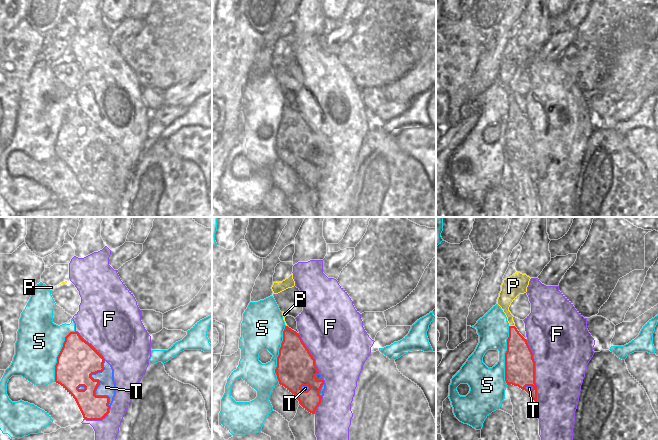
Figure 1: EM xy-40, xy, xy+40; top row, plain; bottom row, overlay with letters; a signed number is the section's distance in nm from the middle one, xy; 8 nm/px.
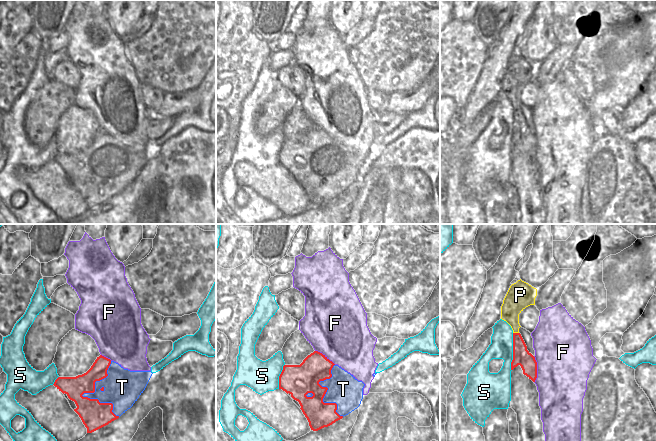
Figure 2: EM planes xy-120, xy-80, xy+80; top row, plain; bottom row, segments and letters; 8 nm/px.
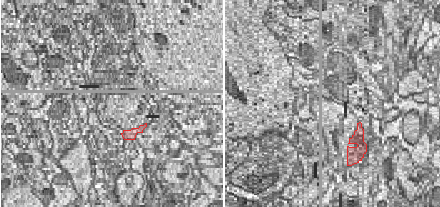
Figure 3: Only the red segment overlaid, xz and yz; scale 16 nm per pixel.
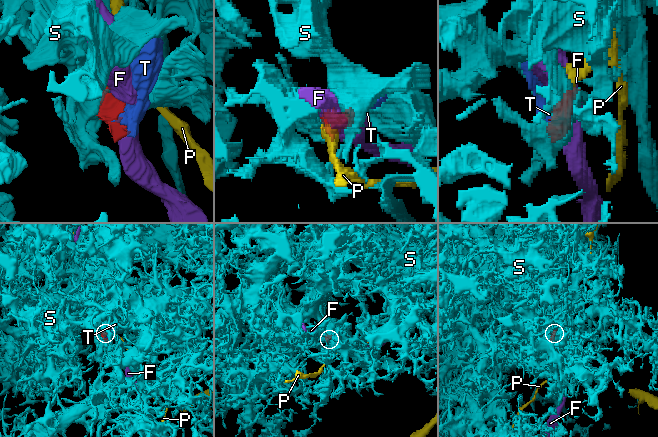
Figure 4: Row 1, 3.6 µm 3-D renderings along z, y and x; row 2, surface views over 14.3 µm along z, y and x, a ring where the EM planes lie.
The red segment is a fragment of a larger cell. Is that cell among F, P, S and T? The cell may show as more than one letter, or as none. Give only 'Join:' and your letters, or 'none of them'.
Join: P

